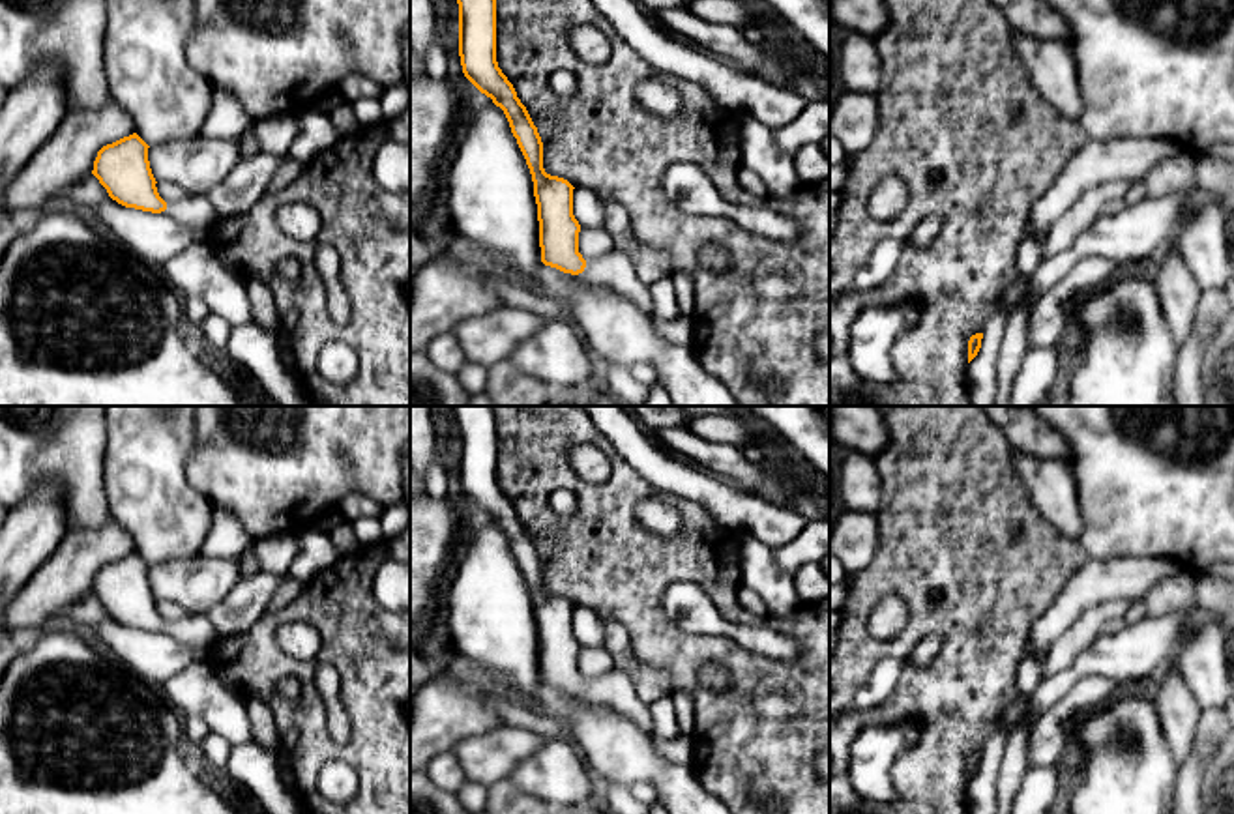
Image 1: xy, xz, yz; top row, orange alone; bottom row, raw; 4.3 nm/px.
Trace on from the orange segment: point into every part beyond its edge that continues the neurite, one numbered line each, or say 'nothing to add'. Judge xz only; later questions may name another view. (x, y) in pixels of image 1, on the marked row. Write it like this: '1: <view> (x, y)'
1: xz (615, 268)

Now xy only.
1: xy (195, 212)

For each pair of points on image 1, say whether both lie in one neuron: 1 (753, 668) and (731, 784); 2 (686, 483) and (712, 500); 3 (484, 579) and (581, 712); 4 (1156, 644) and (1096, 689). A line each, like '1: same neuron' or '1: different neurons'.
1: same neuron
2: same neuron
3: same neuron
4: different neurons

